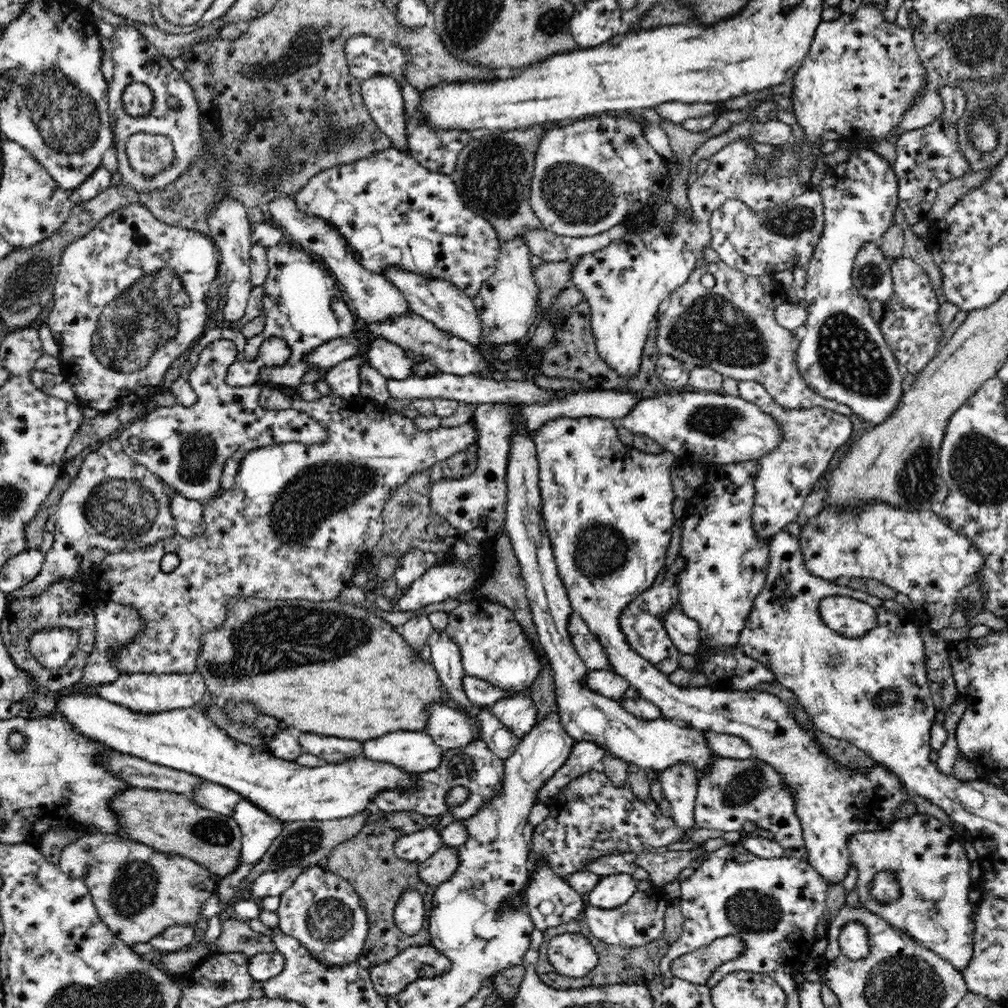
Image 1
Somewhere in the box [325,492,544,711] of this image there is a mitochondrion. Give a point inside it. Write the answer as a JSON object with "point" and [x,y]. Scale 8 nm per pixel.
{"point":[405,503]}

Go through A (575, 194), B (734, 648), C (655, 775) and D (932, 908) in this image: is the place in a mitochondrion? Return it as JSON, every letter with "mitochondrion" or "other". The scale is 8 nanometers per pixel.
{"A":"mitochondrion","B":"other","C":"other","D":"mitochondrion"}

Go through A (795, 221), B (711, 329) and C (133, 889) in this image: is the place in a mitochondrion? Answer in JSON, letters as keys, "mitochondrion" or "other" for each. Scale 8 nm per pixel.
{"A":"mitochondrion","B":"mitochondrion","C":"mitochondrion"}

